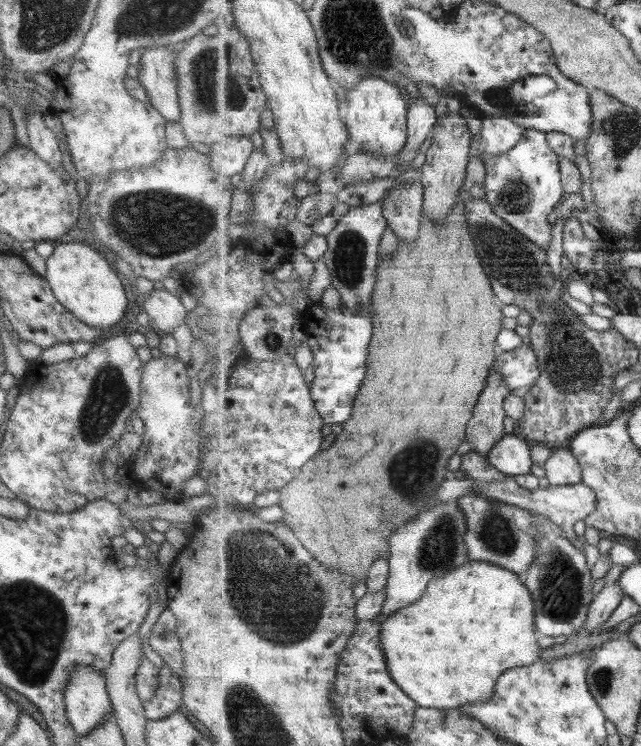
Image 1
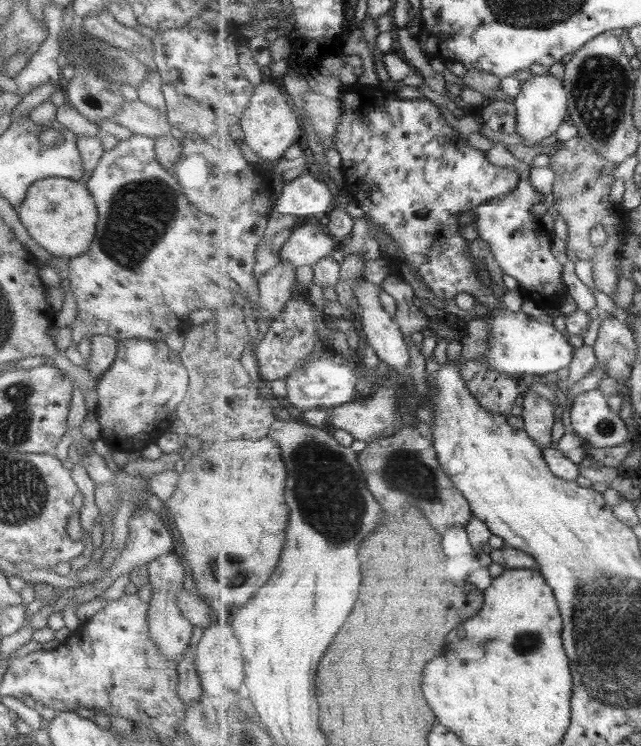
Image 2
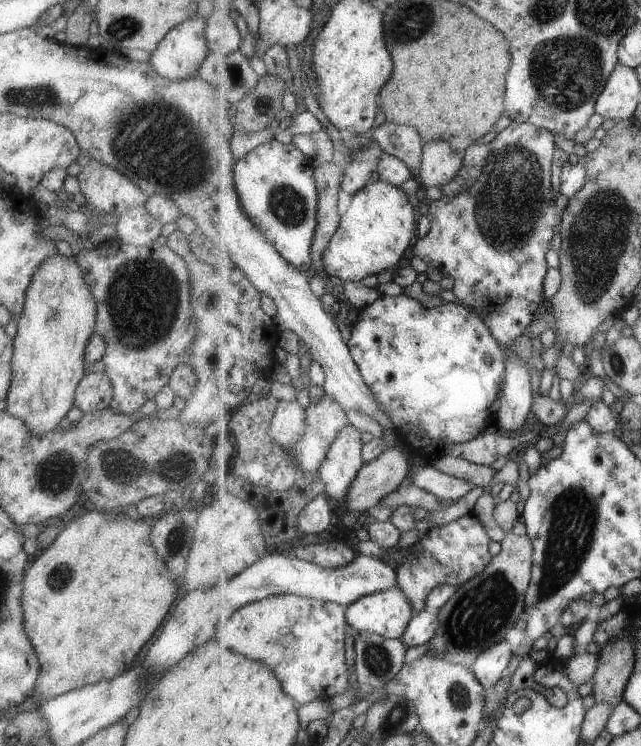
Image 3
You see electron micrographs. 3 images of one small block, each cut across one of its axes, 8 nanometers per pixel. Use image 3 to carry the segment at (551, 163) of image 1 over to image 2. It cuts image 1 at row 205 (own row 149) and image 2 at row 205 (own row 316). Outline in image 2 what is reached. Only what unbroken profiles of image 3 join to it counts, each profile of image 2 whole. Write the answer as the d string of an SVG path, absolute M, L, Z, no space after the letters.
M495 142L490 150L486 151L486 155L493 164L513 168L518 172L518 189L477 207L473 211L476 218L473 225L477 228L479 238L489 244L493 259L504 274L518 281L518 290L522 296L536 303L546 304L552 298L568 294L563 283L563 264L551 252L553 234L545 231L541 220L531 214L531 208L535 204L541 204L544 198L544 194L539 193L530 180L532 167L529 168L527 164L515 158L506 146L504 143Z

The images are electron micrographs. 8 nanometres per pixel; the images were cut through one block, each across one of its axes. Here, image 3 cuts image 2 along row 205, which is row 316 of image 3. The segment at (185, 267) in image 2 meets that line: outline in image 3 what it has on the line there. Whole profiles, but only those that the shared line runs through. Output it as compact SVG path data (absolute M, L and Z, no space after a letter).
M161 235L149 245L132 246L120 242L115 236L111 240L97 244L91 250L77 250L73 254L76 260L77 267L81 270L82 278L86 283L87 289L95 302L95 325L94 334L101 336L106 343L106 348L101 358L105 372L110 379L110 384L113 390L112 402L109 408L115 413L122 413L132 417L138 416L139 408L148 400L153 399L153 396L161 390L164 385L168 385L169 376L173 370L181 363L188 364L190 358L190 348L188 344L193 341L193 336L196 333L196 327L192 324L192 311L190 310L190 295L189 295L189 274L185 262L174 254L166 244L166 238Z

